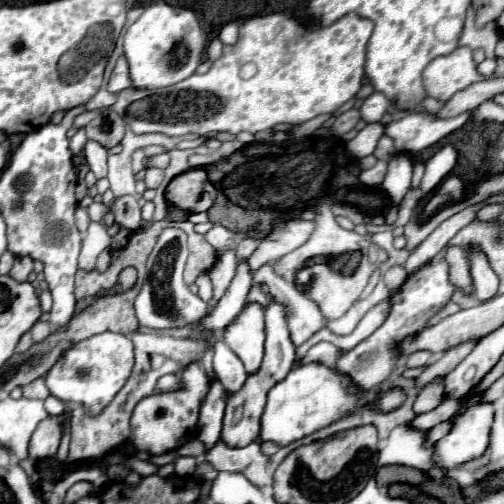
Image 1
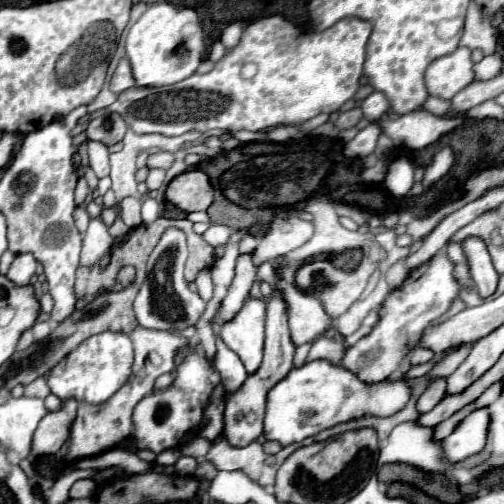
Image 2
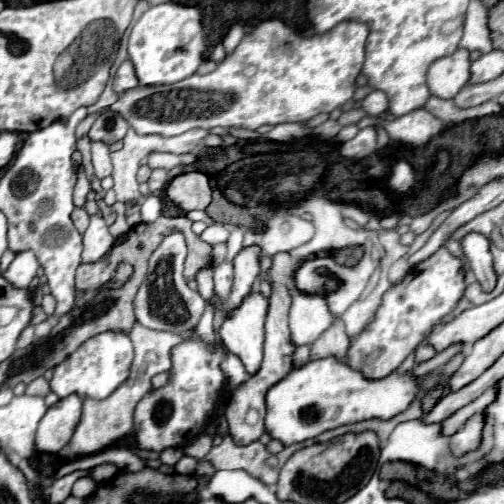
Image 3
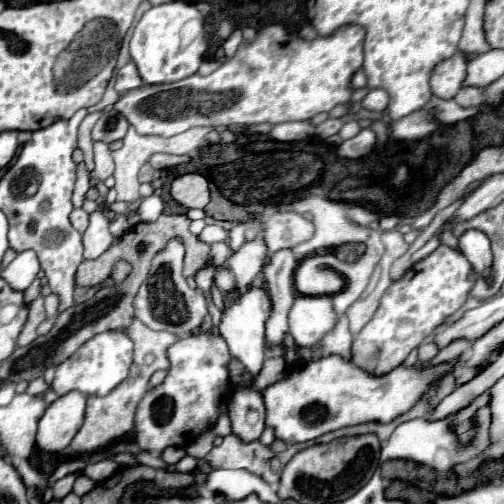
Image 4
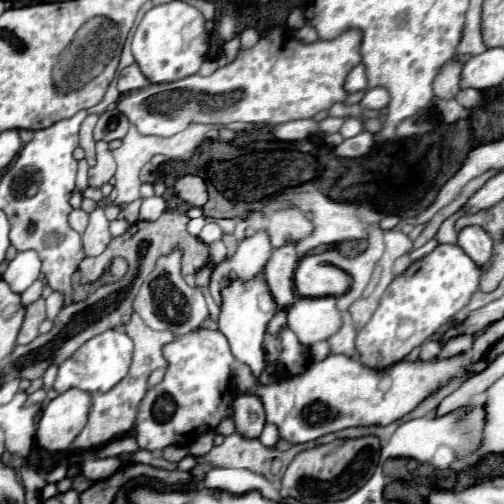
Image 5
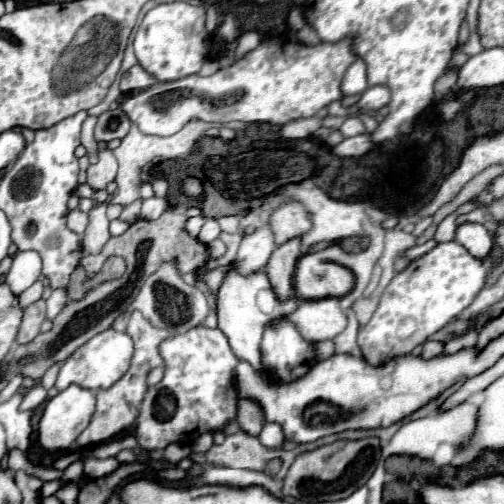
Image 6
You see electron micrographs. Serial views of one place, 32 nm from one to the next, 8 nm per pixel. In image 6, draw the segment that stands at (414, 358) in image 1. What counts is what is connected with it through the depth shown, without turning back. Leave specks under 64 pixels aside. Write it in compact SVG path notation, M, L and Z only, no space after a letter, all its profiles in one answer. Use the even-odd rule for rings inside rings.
M428 340L428 342L422 344L422 354L420 356L424 356L424 360L430 360L430 358L438 356L442 352L442 348L444 348L444 342L432 342L432 340Z

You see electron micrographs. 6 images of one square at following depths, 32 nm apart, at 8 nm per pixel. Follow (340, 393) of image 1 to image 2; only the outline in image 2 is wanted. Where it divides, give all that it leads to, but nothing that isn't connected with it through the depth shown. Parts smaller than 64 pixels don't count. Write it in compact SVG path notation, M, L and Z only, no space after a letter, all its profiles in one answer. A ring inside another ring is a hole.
M326 360L306 362L300 368L292 368L284 380L280 380L268 392L268 406L264 416L264 438L276 440L282 446L300 442L340 422L370 414L390 416L404 408L410 398L410 388L404 380L384 380L374 386L362 384L352 372L330 364Z

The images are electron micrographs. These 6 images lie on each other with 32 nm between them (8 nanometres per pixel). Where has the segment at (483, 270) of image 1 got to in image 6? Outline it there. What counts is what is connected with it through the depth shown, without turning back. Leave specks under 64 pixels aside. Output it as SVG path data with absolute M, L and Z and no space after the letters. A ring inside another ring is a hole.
M462 224L456 230L456 242L462 244L478 260L486 260L492 252L494 240L482 224Z

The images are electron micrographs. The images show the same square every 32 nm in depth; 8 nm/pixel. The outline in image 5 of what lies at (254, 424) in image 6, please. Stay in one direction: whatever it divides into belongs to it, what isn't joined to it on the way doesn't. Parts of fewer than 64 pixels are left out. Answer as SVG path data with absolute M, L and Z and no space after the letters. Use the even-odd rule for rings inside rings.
M238 392L232 402L232 420L236 432L248 438L258 438L264 430L264 406L256 394Z

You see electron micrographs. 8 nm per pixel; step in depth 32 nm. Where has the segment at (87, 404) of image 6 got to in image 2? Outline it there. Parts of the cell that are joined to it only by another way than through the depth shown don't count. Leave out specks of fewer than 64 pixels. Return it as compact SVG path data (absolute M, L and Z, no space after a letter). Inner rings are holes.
M68 400L64 402L64 408L60 412L48 412L32 438L32 456L50 456L56 454L62 446L62 442L68 438L72 420L76 416L76 402Z

